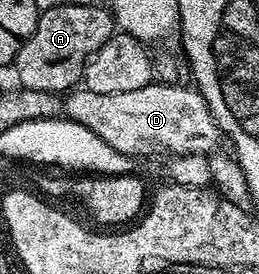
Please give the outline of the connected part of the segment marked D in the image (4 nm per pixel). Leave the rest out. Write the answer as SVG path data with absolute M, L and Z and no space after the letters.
M156 80L134 92L90 92L76 88L63 99L62 114L65 119L76 121L94 132L115 151L135 156L150 153L152 146L161 146L172 156L207 156L222 142L220 129L206 100L199 90L188 84L168 86Z

